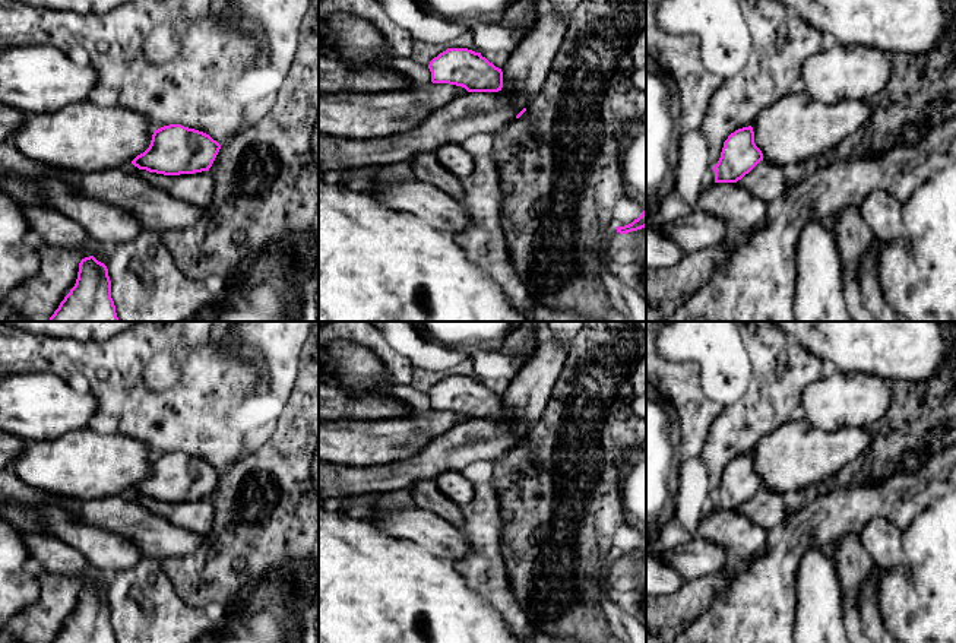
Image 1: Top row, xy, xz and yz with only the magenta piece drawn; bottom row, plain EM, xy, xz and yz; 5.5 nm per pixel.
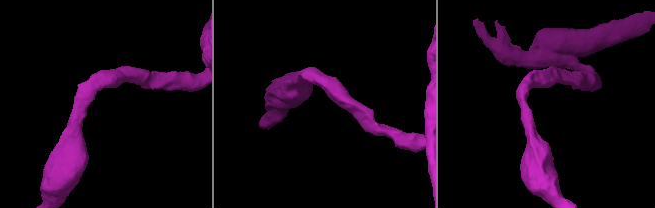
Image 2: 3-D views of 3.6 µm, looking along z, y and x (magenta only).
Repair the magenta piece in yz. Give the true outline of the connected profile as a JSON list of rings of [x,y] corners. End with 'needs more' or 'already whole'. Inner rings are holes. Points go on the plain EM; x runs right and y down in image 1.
[[[753,454],[738,456],[724,469],[721,485],[713,494],[715,510],[737,510],[760,488],[763,481],[754,471]]]; already whole

